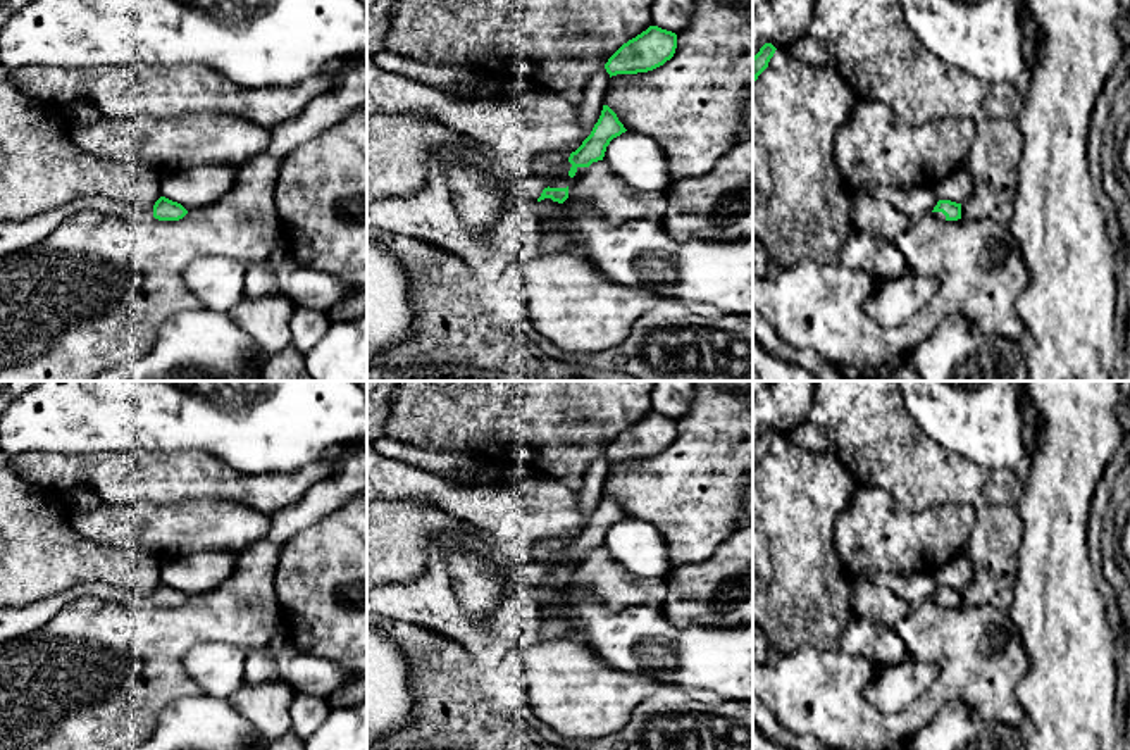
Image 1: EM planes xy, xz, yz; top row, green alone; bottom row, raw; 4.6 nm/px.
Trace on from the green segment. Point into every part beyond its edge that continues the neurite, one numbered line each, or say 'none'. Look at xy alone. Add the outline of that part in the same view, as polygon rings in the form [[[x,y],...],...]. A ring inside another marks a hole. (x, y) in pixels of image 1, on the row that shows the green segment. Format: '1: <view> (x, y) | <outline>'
none

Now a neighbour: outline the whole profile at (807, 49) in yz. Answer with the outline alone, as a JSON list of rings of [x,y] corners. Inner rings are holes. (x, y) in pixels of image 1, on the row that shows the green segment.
[[[804,34],[798,38],[789,48],[789,55],[816,67],[832,67],[829,48],[816,38]]]

